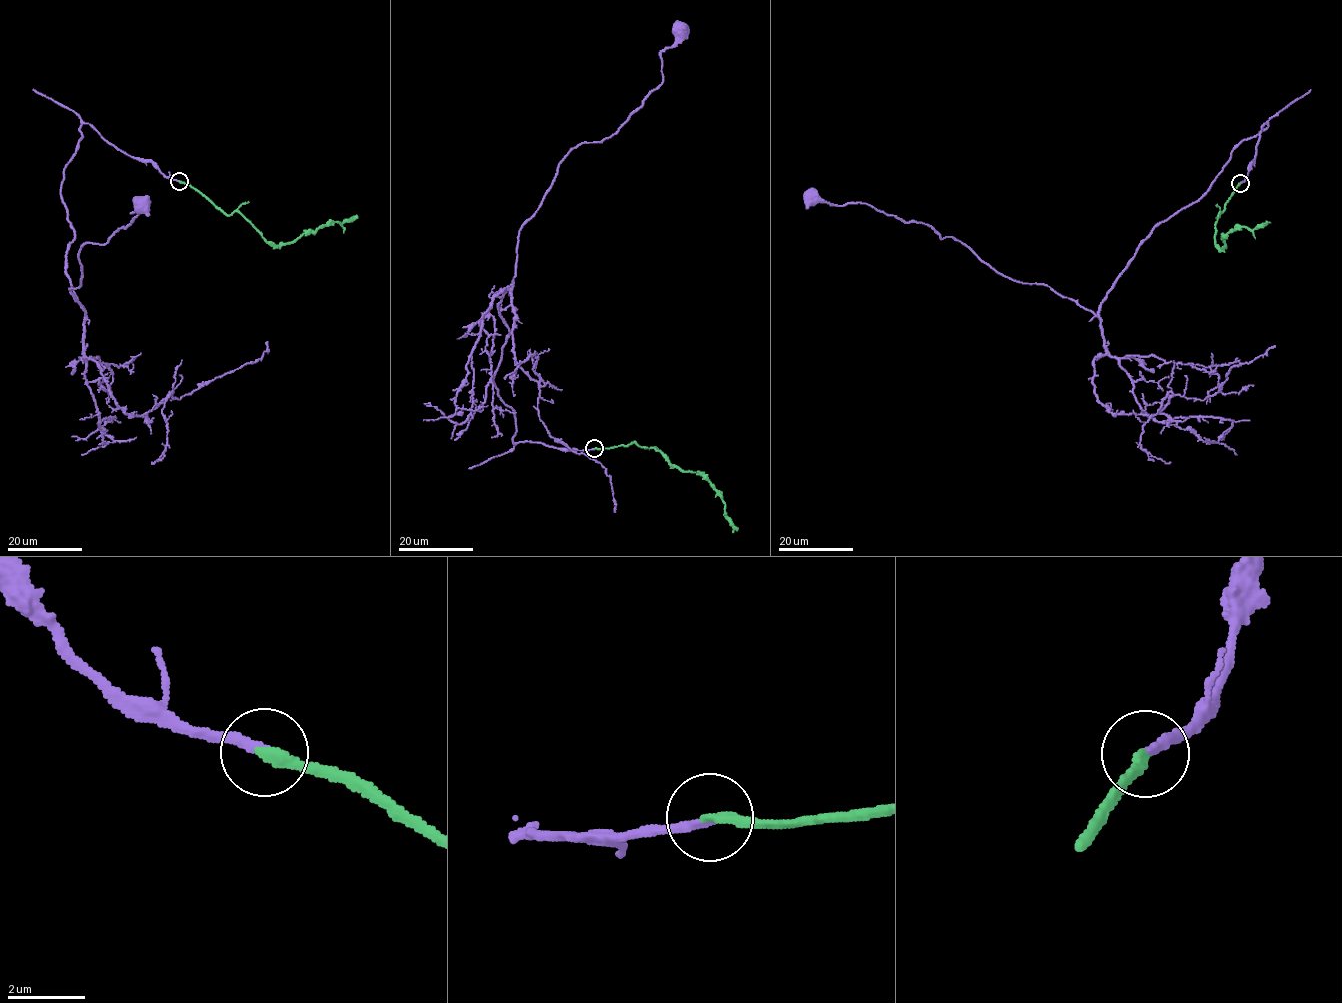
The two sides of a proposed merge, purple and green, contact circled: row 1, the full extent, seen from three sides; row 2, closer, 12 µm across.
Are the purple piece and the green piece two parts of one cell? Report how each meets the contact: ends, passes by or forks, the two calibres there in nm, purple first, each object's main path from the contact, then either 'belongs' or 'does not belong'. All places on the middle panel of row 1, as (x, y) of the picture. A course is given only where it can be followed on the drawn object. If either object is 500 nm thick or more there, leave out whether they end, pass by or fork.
purple ends; green ends; calibres 240 and 280 nm; course purple (594, 448), (513, 440), (492, 379), (509, 335), (497, 307), (519, 230), (560, 161), (642, 105), (681, 32); course green (594, 448), (628, 445), (634, 442), (659, 450), (684, 471), (698, 472), (720, 496), (732, 532); belongs

